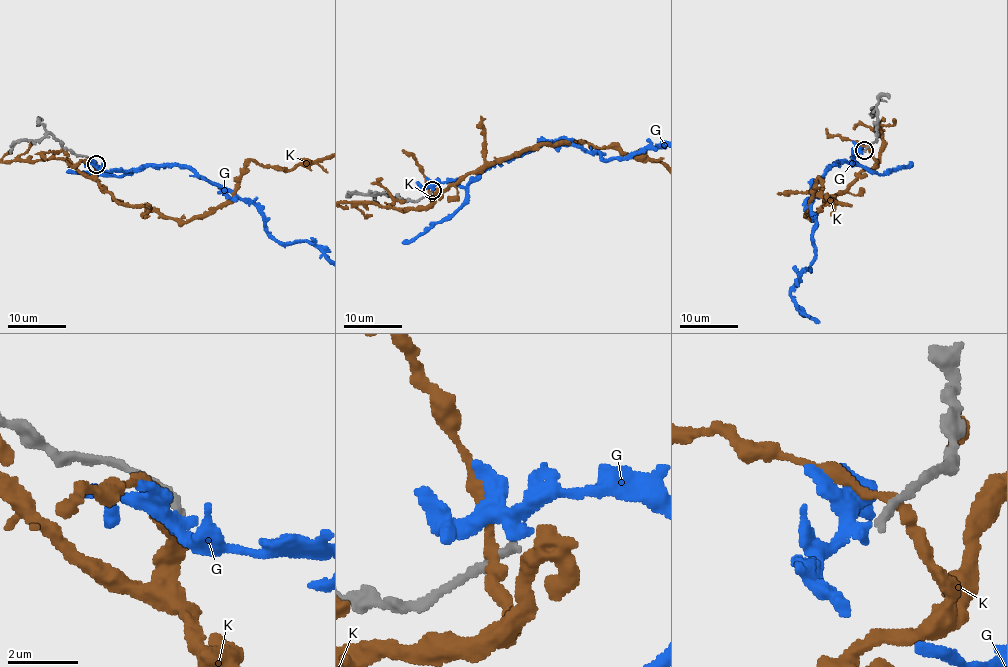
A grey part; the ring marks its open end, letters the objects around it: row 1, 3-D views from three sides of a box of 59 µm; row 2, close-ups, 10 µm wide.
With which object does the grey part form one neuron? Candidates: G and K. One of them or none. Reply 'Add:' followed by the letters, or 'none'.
Add: G

